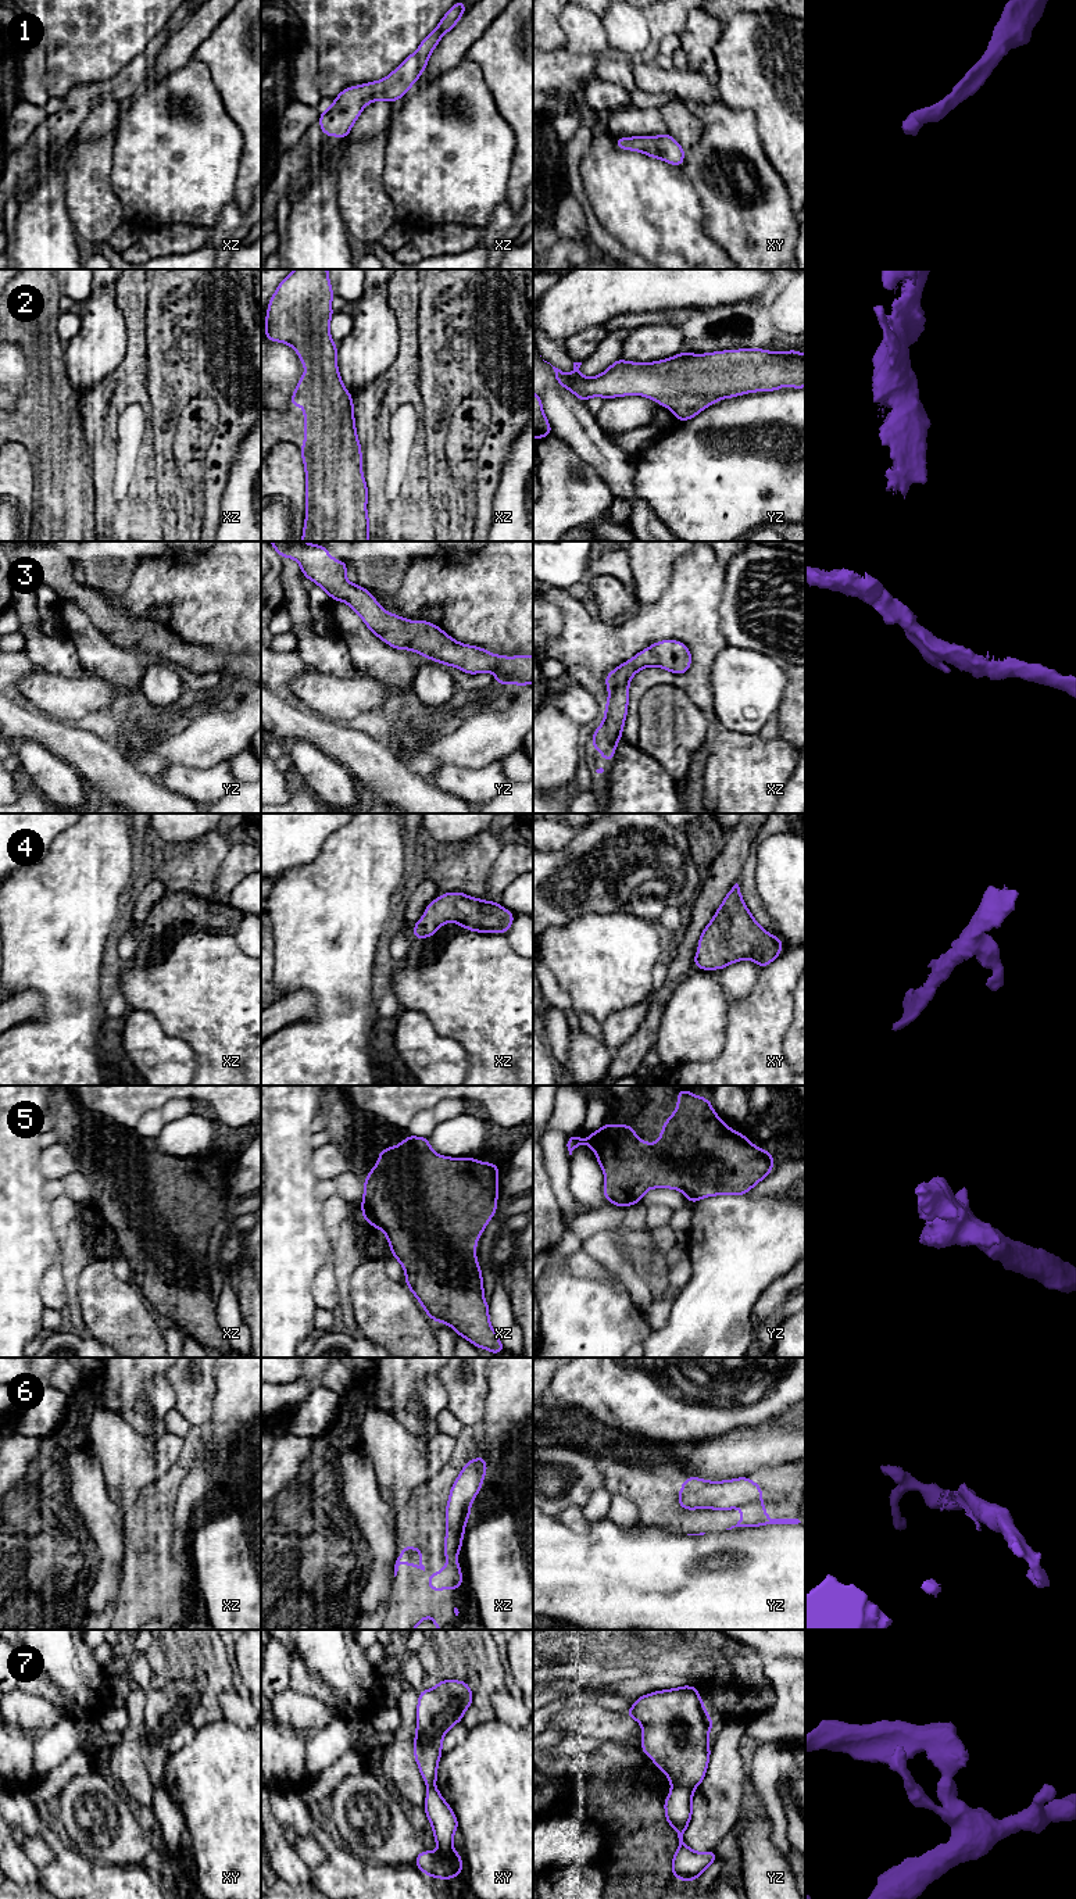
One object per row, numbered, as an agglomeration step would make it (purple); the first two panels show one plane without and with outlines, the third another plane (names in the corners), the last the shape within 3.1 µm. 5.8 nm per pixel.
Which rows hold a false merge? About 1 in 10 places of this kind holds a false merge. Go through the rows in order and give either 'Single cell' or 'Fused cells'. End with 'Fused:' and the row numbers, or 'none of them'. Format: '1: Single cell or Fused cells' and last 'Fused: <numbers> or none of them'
1: Single cell
2: Single cell
3: Single cell
4: Single cell
5: Single cell
6: Single cell
7: Fused cells
Fused: 7

